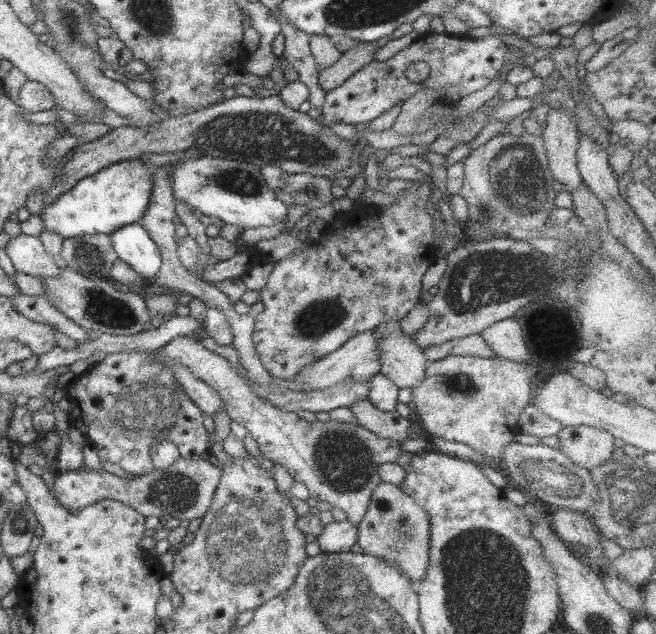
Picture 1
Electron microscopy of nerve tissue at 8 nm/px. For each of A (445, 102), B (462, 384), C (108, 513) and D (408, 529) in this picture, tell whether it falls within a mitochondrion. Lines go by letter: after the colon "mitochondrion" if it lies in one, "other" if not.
A: other
B: mitochondrion
C: other
D: mitochondrion

